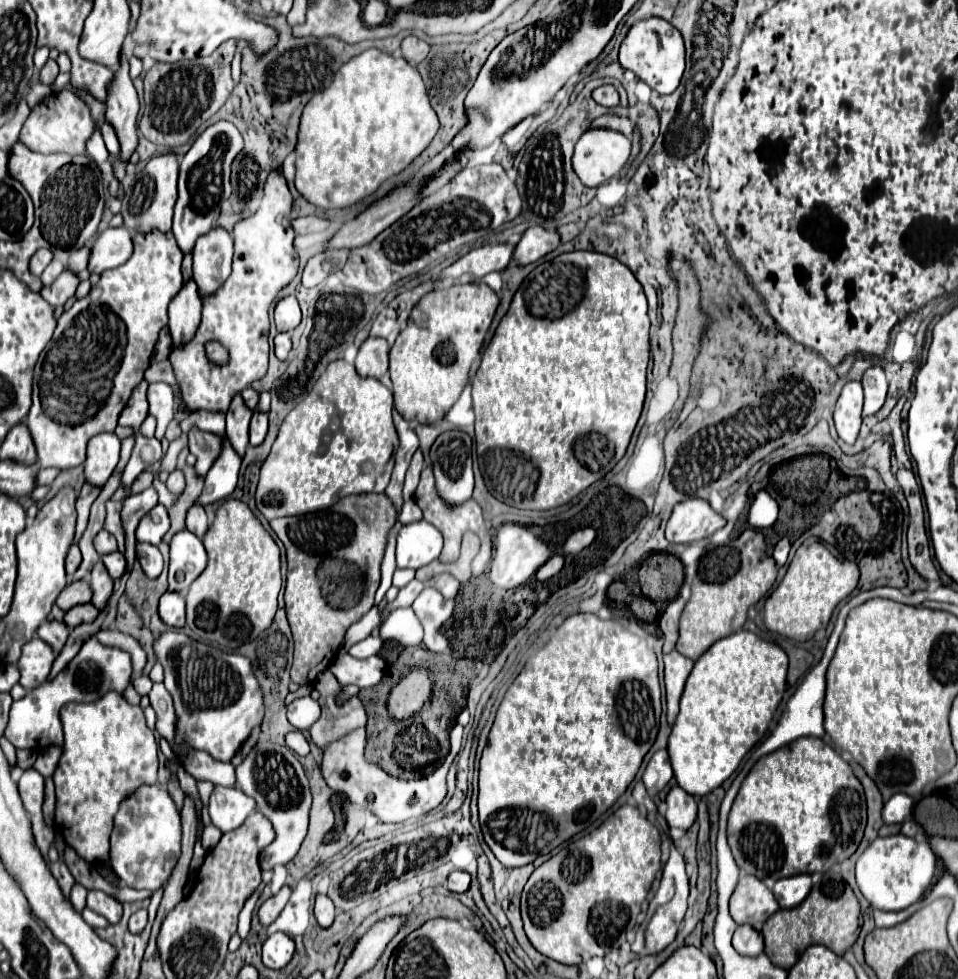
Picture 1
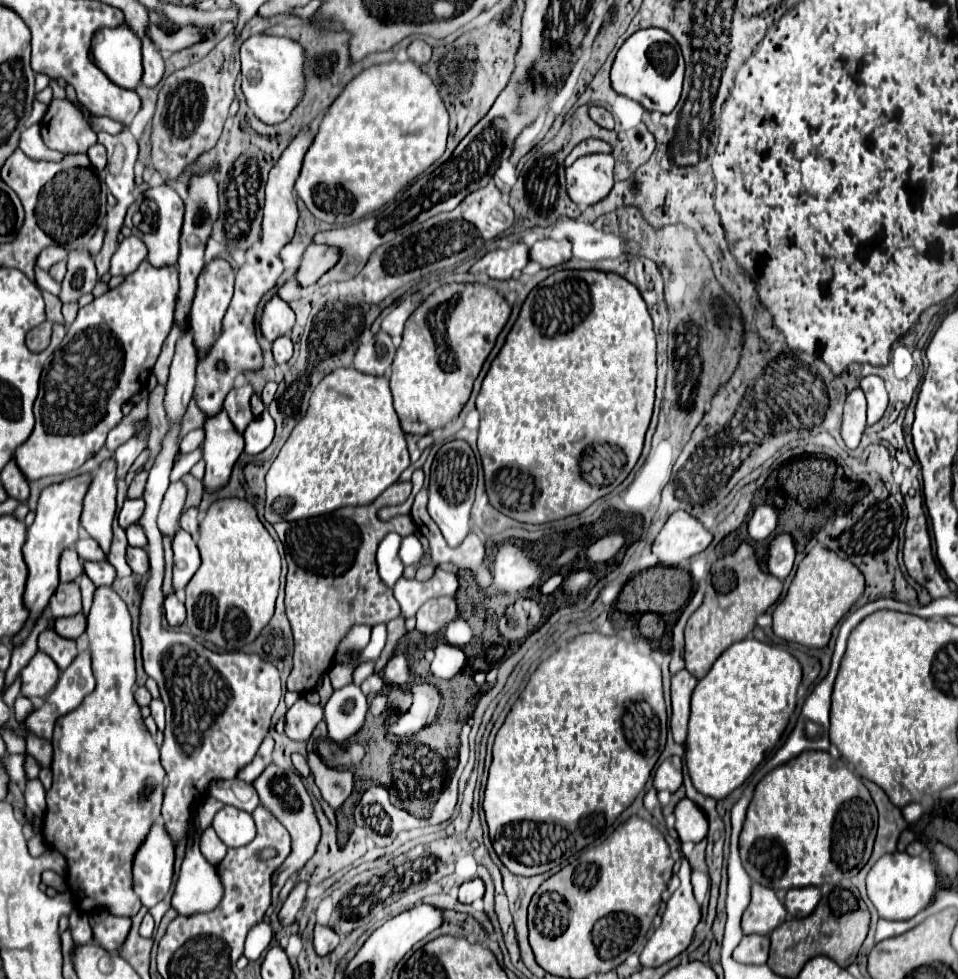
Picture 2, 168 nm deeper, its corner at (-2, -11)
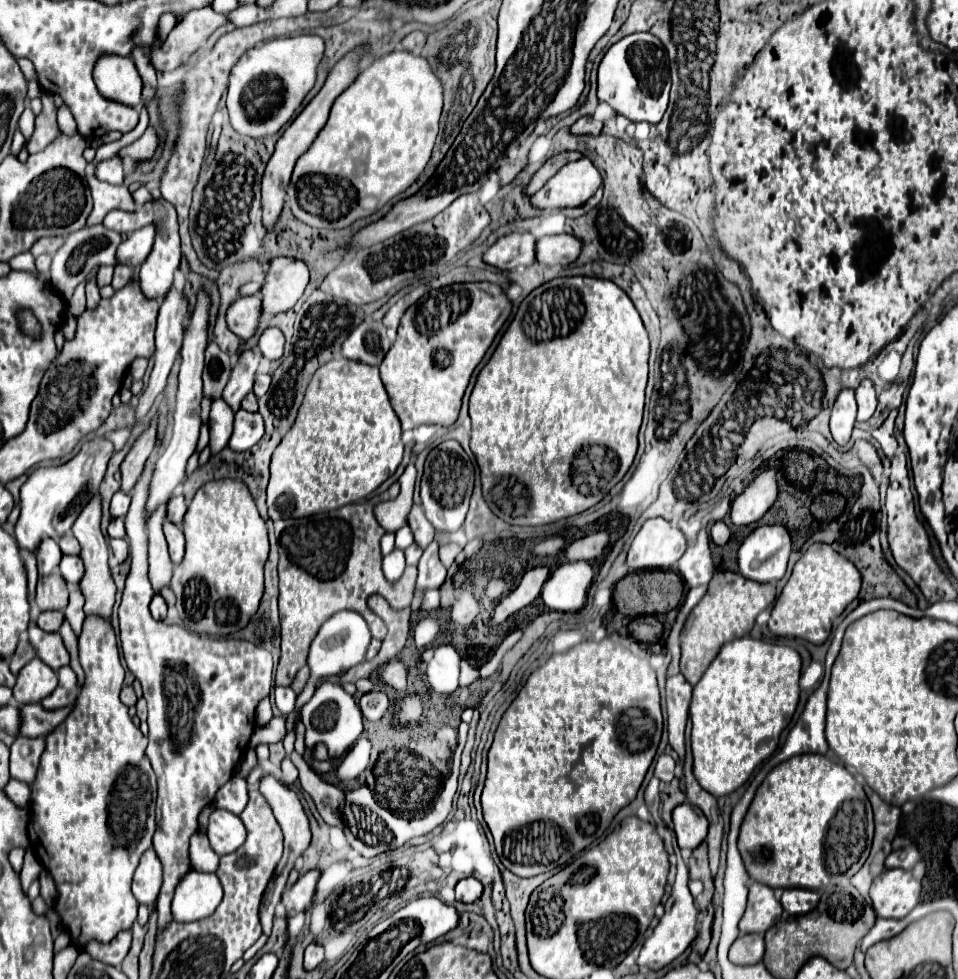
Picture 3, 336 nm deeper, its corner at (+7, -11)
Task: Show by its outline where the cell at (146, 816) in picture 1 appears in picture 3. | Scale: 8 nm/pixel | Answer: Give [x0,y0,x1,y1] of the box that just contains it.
[132,848,162,906]

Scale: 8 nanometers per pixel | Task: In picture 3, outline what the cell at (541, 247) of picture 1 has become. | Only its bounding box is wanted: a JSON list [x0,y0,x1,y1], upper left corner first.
[536,234,580,266]

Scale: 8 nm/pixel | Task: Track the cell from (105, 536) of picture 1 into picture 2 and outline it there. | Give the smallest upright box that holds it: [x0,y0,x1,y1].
[75,536,105,560]

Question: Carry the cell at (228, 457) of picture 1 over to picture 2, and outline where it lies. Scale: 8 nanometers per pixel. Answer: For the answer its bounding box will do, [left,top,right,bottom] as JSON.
[191,410,243,492]

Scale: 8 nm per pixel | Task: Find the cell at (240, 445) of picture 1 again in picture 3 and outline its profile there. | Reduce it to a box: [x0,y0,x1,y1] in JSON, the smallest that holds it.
[222,350,260,412]

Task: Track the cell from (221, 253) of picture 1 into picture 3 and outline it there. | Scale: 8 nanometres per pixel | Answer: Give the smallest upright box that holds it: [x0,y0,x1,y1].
[146,288,210,514]

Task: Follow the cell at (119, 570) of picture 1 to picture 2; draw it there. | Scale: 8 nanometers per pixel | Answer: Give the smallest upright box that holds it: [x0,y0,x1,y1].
[83,560,115,586]

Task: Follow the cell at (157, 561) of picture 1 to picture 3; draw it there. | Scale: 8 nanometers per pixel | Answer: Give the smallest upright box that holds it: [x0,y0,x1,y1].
[110,540,128,562]

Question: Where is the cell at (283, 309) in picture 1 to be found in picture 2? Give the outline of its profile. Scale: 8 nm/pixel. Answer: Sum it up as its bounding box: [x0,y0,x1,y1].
[259,296,295,342]

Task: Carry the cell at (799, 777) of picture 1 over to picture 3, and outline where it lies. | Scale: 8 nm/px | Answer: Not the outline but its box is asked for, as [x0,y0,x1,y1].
[738,754,872,890]

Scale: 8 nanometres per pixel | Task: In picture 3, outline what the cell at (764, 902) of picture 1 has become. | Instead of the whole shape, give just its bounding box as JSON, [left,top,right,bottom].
[738,882,782,934]

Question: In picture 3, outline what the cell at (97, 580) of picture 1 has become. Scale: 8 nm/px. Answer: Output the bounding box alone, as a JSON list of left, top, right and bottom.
[28,616,156,950]

